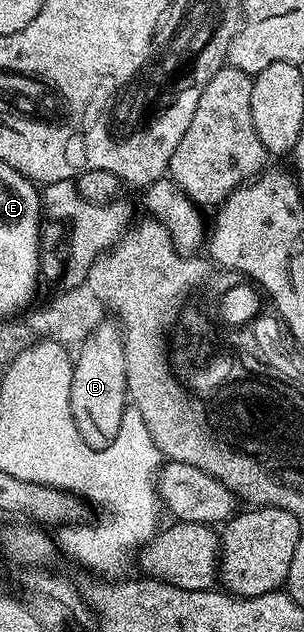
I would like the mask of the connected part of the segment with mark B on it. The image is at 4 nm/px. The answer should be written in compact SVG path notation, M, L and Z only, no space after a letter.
M106 318L73 356L75 370L71 383L71 409L73 420L81 438L91 448L107 448L117 438L123 425L123 411L129 406L127 379L125 378L125 346L123 329L114 319Z

